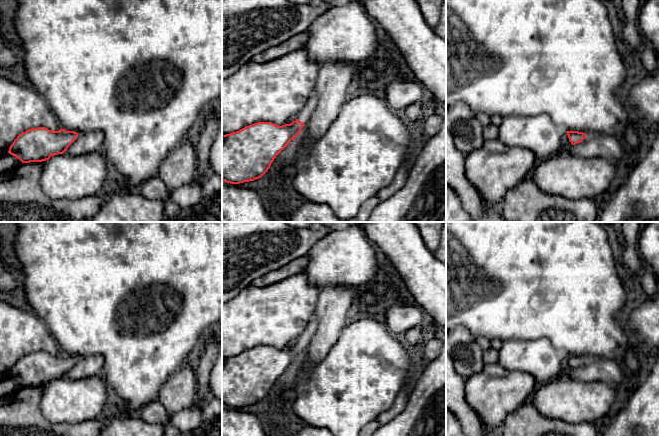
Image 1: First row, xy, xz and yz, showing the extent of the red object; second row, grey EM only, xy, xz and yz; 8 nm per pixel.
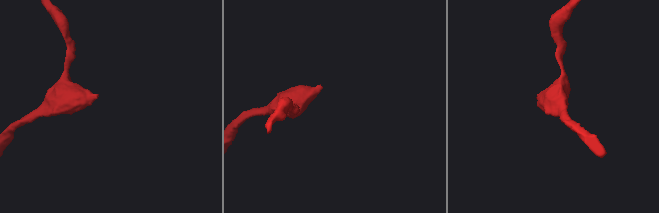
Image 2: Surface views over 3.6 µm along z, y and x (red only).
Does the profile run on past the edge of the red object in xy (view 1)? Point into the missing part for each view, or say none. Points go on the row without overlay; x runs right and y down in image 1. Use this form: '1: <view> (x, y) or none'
1: none

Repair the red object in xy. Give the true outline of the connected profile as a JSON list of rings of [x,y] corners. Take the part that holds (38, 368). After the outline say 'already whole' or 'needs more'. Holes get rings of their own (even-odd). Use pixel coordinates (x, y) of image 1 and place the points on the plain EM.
[[[45,351],[32,352],[17,360],[8,377],[22,387],[42,386],[51,380],[63,378],[77,361],[77,356],[62,352],[59,355]]]; already whole

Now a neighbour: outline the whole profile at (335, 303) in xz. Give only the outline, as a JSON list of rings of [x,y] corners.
[[[330,285],[321,289],[313,316],[318,322],[317,331],[298,358],[295,380],[285,386],[285,391],[295,390],[298,382],[308,379],[311,366],[326,357],[347,324],[357,298],[354,286]]]

